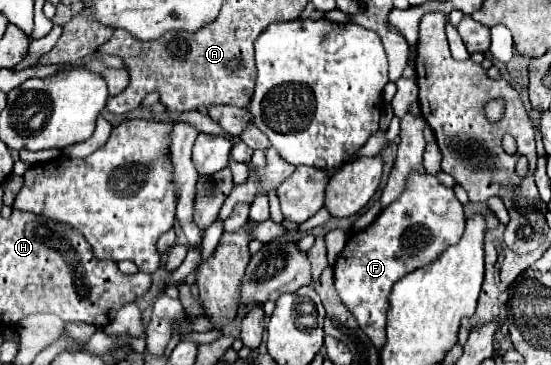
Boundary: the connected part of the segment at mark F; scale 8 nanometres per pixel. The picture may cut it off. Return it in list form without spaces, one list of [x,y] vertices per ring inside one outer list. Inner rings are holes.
[[[413,175],[407,181],[407,187],[403,195],[393,201],[389,207],[385,207],[379,217],[363,231],[349,237],[341,251],[341,259],[335,261],[335,289],[341,297],[341,301],[349,307],[349,311],[355,315],[359,327],[367,333],[371,343],[381,349],[385,345],[385,323],[389,313],[389,291],[391,287],[407,273],[415,271],[417,267],[423,267],[425,263],[431,263],[437,259],[445,247],[457,243],[463,235],[465,227],[465,215],[463,205],[457,201],[453,189],[441,185],[433,175]]]

